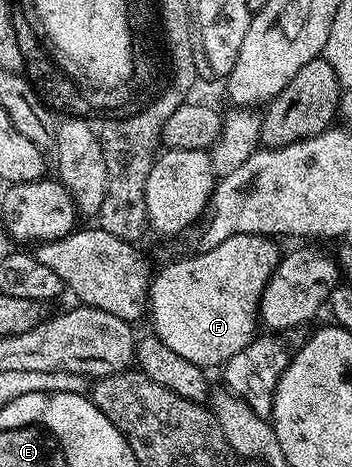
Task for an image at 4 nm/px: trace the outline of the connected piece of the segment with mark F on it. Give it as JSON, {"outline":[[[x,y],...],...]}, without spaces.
{"outline":[[[235,234],[227,242],[219,242],[215,250],[186,255],[185,260],[169,264],[161,273],[152,277],[149,286],[148,319],[153,319],[152,331],[171,351],[187,358],[195,366],[204,370],[220,369],[239,350],[243,350],[258,335],[259,305],[271,274],[281,260],[282,249],[276,248],[268,236],[255,234]]]}

